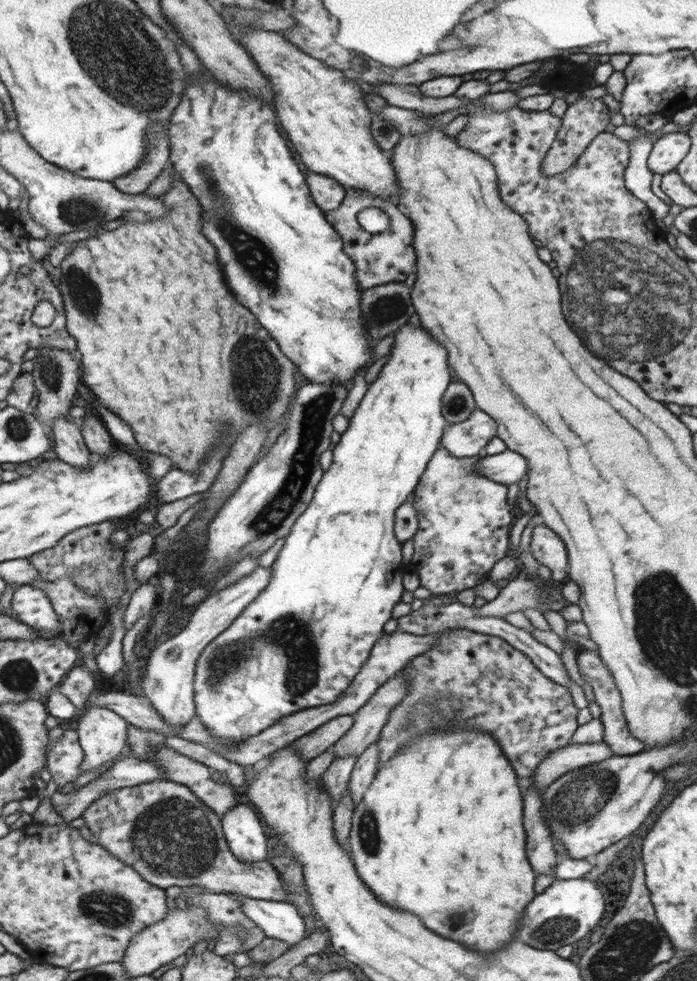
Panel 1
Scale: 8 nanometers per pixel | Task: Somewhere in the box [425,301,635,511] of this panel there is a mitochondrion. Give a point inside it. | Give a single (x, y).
(456, 405)

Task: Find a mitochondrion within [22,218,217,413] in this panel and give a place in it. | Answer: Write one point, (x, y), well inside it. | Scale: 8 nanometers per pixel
(86, 297)

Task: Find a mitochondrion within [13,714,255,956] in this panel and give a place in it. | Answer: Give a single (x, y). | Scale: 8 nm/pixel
(174, 838)

